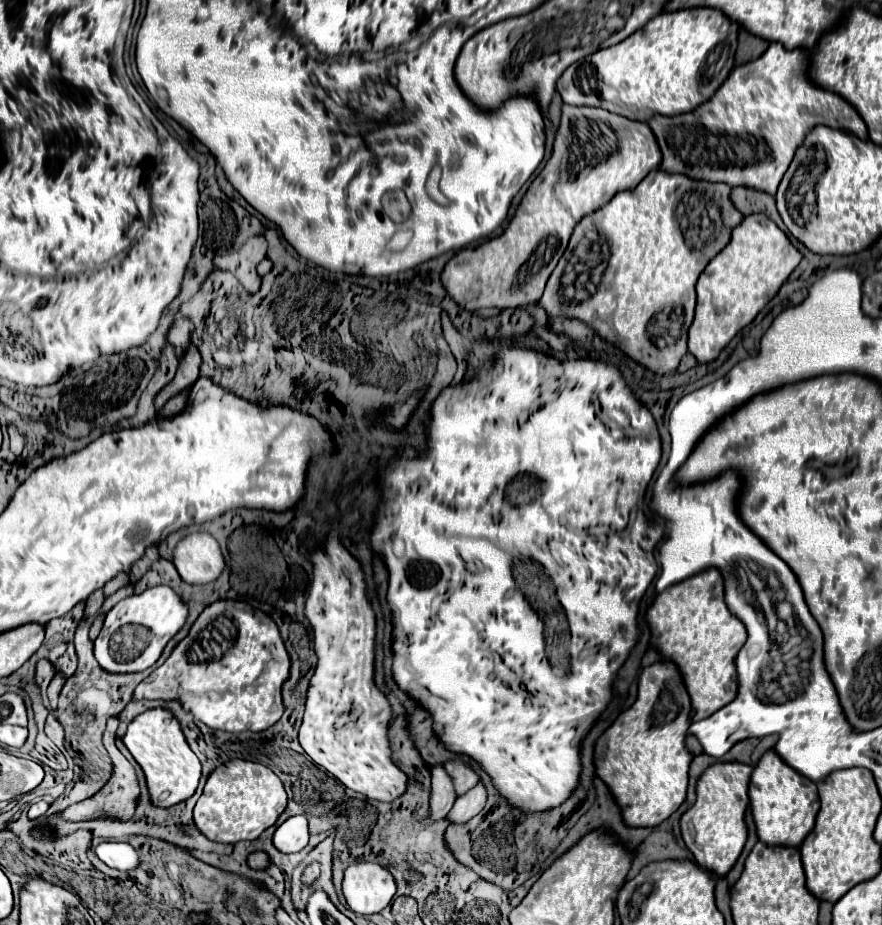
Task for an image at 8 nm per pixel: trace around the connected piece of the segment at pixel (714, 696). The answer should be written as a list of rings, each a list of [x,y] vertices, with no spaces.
[[[705,570],[689,580],[683,580],[665,592],[661,592],[653,606],[645,612],[645,622],[651,630],[649,644],[655,646],[663,660],[673,662],[683,672],[685,688],[691,696],[691,722],[707,718],[709,714],[717,712],[725,704],[729,704],[737,696],[737,676],[735,676],[735,656],[747,640],[745,626],[727,610],[723,600],[723,578],[717,570]]]

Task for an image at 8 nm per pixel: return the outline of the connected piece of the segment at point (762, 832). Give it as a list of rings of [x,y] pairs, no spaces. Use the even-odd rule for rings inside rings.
[[[769,750],[755,766],[749,782],[749,806],[757,826],[757,836],[769,846],[797,848],[813,830],[819,812],[819,796],[815,782],[789,768],[773,750]]]

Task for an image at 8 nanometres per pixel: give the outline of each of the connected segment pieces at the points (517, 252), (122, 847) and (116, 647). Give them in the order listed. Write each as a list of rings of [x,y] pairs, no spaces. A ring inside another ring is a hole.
[[[563,106],[561,126],[555,136],[553,154],[547,160],[545,168],[531,182],[507,230],[499,238],[493,238],[481,244],[479,248],[475,248],[475,252],[469,252],[469,250],[457,252],[441,272],[443,288],[465,310],[479,310],[479,308],[505,310],[505,308],[519,308],[519,306],[529,306],[539,302],[543,288],[547,284],[547,278],[557,266],[563,250],[567,248],[569,236],[573,228],[579,224],[579,220],[599,210],[601,206],[605,206],[617,192],[635,188],[659,164],[661,164],[661,152],[647,124],[627,120],[619,114],[611,114],[599,108]]]
[[[101,842],[99,846],[93,848],[93,854],[109,868],[121,872],[129,872],[139,866],[139,854],[127,842]]]
[[[153,586],[141,594],[133,594],[117,602],[105,618],[105,624],[93,642],[93,654],[99,666],[109,674],[143,672],[153,666],[167,642],[179,632],[187,620],[187,604],[169,588]]]

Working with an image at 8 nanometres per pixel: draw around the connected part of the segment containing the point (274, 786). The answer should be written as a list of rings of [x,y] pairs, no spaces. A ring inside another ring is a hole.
[[[233,760],[217,766],[207,778],[205,790],[195,804],[193,816],[195,826],[213,842],[237,844],[241,840],[255,840],[263,830],[273,826],[281,812],[285,810],[287,794],[277,778],[267,766],[247,760]]]

